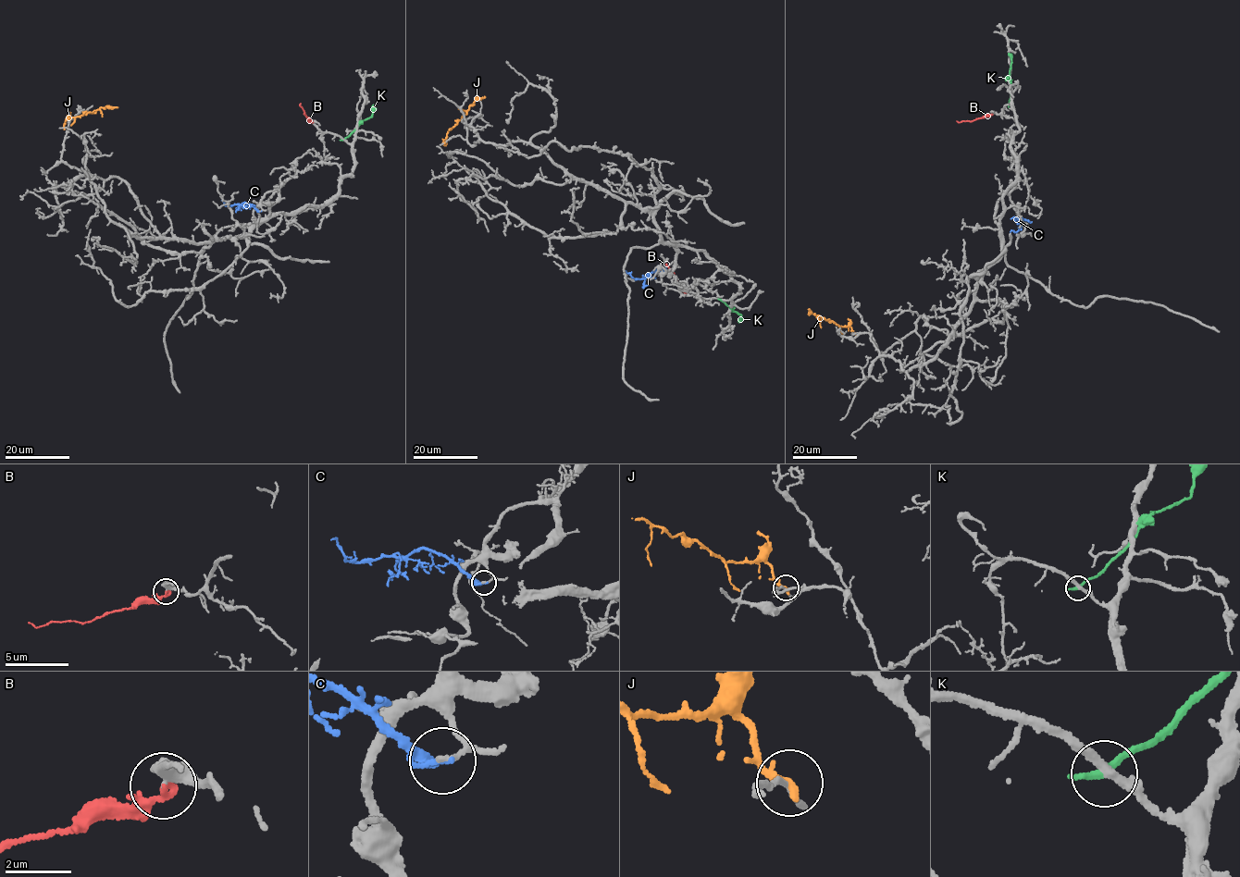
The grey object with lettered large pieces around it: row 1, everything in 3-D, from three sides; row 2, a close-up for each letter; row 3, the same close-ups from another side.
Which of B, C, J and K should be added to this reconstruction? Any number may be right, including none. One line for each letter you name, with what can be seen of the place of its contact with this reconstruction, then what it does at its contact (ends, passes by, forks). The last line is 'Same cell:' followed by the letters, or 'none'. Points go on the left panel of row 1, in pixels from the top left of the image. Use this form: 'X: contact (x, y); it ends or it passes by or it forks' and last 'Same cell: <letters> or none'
B: contact (313, 121); it ends
Same cell: B

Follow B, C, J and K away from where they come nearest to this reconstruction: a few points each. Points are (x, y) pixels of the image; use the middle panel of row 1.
B: (686, 292), (666, 264)
C: (665, 269), (634, 279), (625, 270)
J: (444, 142), (449, 130), (466, 113), (468, 106), (484, 95)
K: (721, 300), (740, 315), (739, 320)

